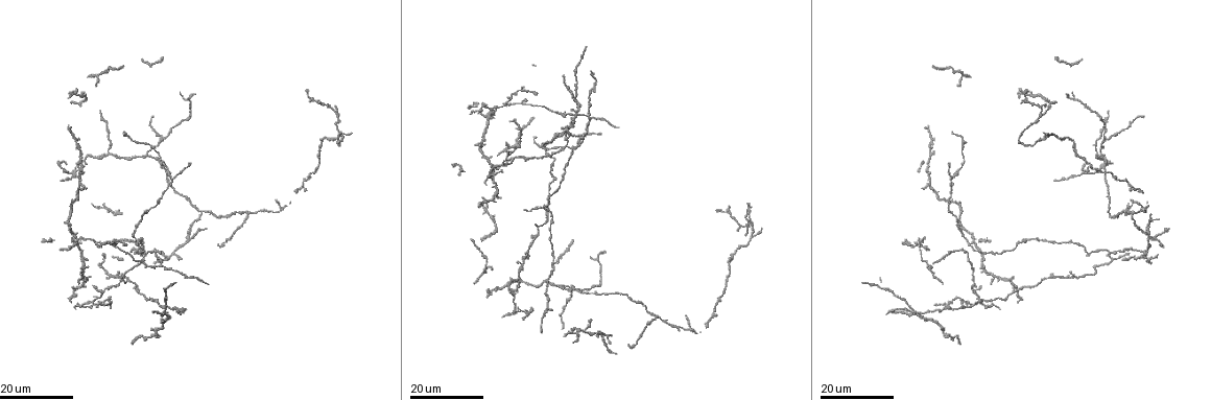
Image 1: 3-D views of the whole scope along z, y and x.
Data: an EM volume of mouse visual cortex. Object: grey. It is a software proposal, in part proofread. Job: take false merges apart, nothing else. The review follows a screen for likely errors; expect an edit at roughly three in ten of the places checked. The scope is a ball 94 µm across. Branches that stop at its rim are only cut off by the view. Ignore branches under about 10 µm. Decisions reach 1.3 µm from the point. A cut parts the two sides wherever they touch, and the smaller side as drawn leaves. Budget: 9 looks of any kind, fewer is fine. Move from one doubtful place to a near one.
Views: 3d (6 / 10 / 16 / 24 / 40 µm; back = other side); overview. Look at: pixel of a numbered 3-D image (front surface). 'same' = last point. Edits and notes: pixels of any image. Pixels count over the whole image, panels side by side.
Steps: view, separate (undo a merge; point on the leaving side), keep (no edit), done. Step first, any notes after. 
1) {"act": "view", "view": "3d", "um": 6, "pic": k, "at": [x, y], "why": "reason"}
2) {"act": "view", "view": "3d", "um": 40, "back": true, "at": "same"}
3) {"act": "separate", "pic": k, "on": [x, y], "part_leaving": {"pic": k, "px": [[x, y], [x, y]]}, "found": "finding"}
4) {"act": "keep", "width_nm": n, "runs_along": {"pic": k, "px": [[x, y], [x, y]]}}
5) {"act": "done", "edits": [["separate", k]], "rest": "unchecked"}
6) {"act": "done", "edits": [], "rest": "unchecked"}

{"act": "view", "view": "3d", "um": 16, "pic": 1, "at": [600, 334], "why": "four arms meet"}

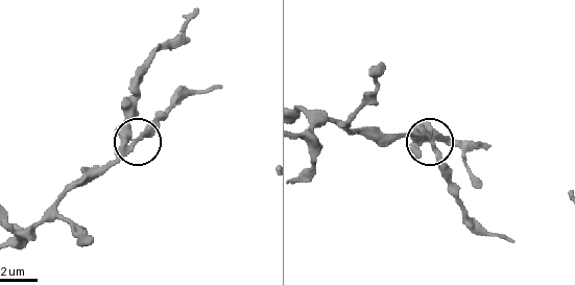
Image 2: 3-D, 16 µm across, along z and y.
{"act": "view", "view": "3d", "um": 6, "pic": 2, "at": [137, 137]}

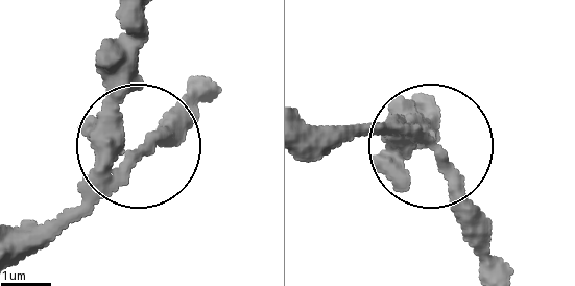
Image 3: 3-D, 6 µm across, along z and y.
{"act": "keep", "width_nm": 340, "found": "all the same neuron"}

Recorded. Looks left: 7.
{"act": "view", "view": "3d", "um": 24, "pic": 1, "at": [1100, 152], "why": "two arms in line, one across"}

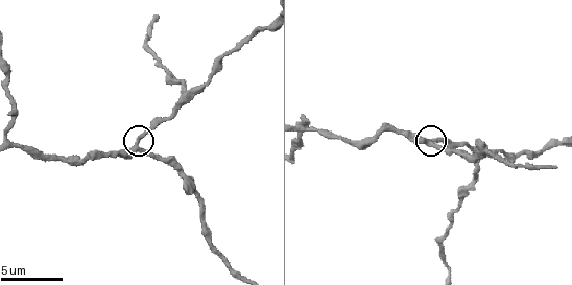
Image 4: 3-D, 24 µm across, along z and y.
{"act": "view", "view": "3d", "um": 6, "pic": 4, "at": [136, 145]}

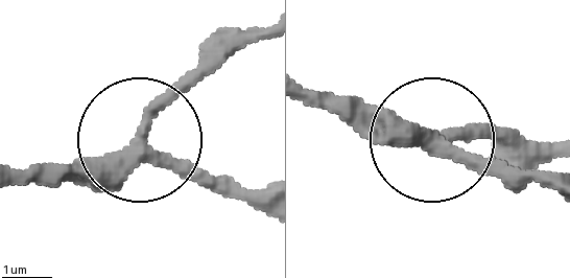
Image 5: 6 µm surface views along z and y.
{"act": "keep", "width_nm": 260, "found": "all the same neuron"}

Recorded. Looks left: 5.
{"act": "view", "view": "3d", "um": 10, "pic": 4, "at": [185, 94], "why": "three-way junction"}

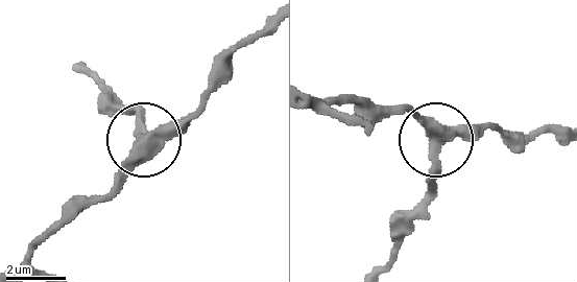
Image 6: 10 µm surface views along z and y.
{"act": "view", "view": "3d", "um": 6, "pic": 6, "at": [436, 146], "why": "zoom in"}

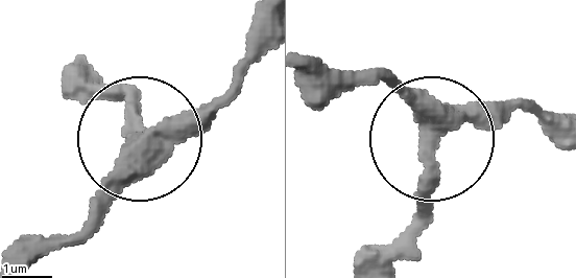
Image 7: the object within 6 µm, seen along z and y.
{"act": "keep", "runs_along": {"pic": 7, "px": [[322, 68], [381, 76], [431, 131], [435, 192], [410, 238]]}, "found": "continuous, no second neuron"}

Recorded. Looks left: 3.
{"act": "view", "view": "3d", "um": 16, "pic": 1, "at": [988, 272], "why": "arms part here"}

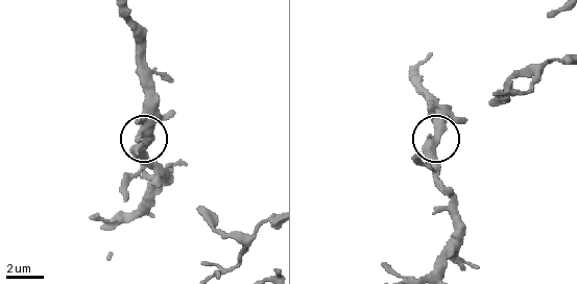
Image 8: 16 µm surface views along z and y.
{"act": "view", "view": "3d", "um": 6, "pic": 8, "at": [438, 130], "why": "closer look"}

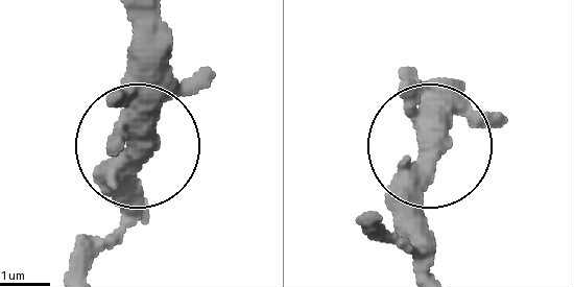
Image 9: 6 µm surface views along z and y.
{"act": "keep", "arms": 3, "found": "continuous, no second neuron"}

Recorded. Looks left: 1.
{"act": "done", "edits": [], "rest": "unchecked"}

